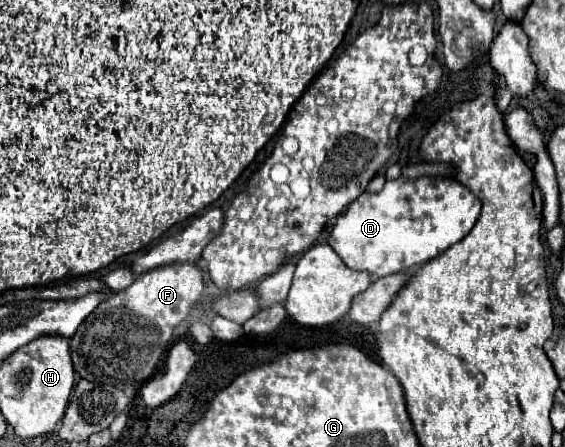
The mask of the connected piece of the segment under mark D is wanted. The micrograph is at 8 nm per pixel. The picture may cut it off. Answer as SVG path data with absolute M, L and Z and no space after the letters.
M418 178L418 180L388 180L378 194L362 194L356 198L346 212L342 212L334 224L334 230L328 238L328 244L338 252L338 256L352 268L352 270L366 270L378 278L394 274L404 268L418 266L442 250L450 248L452 244L460 242L476 224L480 216L480 200L464 188L460 182L452 178Z

